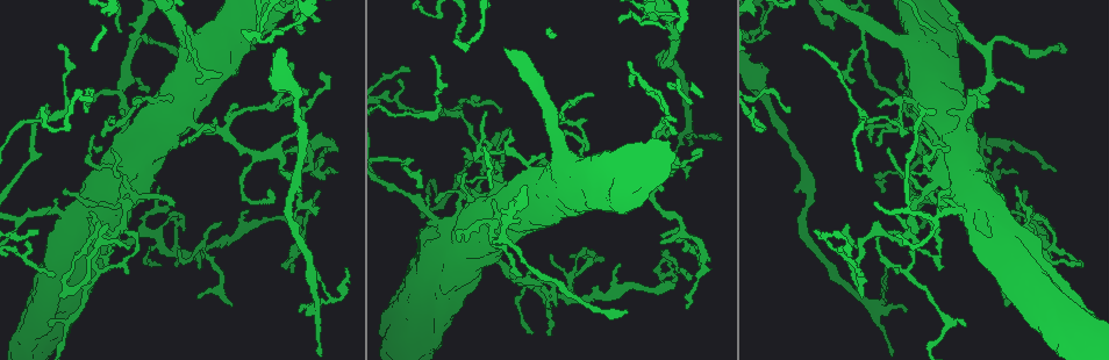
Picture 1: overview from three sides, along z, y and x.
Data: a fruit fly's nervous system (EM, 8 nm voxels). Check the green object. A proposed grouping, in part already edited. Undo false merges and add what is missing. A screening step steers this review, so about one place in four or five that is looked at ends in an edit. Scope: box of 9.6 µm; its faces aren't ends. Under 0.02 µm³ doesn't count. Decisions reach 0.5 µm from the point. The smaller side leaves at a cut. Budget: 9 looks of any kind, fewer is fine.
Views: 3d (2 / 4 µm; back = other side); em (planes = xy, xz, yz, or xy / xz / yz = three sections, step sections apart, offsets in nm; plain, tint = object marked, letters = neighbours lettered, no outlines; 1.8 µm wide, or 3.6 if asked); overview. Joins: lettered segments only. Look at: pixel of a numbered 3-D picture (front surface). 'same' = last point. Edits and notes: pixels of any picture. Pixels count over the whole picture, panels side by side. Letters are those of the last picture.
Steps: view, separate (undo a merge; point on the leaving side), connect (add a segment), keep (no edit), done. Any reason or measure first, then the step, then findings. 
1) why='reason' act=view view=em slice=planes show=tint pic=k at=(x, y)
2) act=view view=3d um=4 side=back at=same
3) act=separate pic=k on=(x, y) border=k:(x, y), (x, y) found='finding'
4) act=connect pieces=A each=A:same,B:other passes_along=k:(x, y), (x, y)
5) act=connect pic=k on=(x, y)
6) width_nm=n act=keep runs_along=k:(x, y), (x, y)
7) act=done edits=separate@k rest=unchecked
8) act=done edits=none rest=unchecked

why='four or more arms meet' act=view view=em um=3.6 slice=planes show=letters pic=1 at=(222, 128)

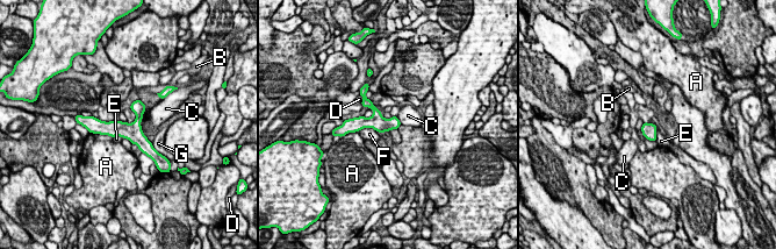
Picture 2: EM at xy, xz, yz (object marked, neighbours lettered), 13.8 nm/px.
width_nm=200 act=keep each=A:other,B:other,C:other,D:other,E:other,F:other,G:other border=2:(656, 129), (656, 139), (654, 141) found='all the same cell'

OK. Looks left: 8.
why='abrupt turn' act=view view=em slice=planes show=letters pic=1 at=(316, 304)

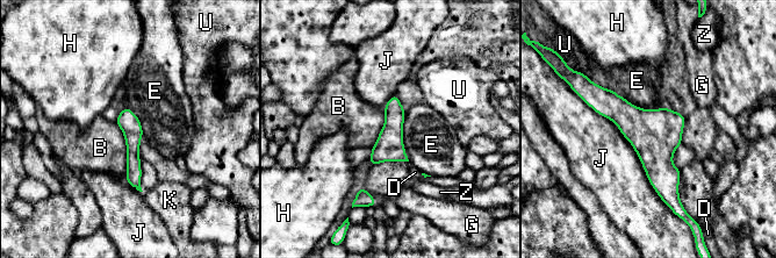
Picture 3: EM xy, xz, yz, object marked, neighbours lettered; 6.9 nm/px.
act=keep each=B:other,D:other,E:other,G:other,H:other,J:other,K:other,U:other,Z:other border=3:(114, 121), (126, 145), (124, 176) found='one cell here'

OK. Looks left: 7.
why='closes a loop' act=view view=3d um=4 pic=1 at=(436, 221)

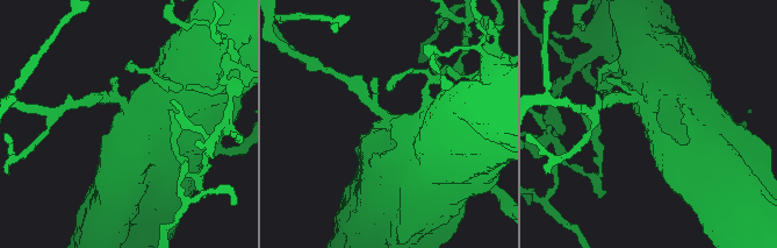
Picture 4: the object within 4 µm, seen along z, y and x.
why='need the tissue' act=view view=em slice=planes show=letters pic=4 at=(130, 108)

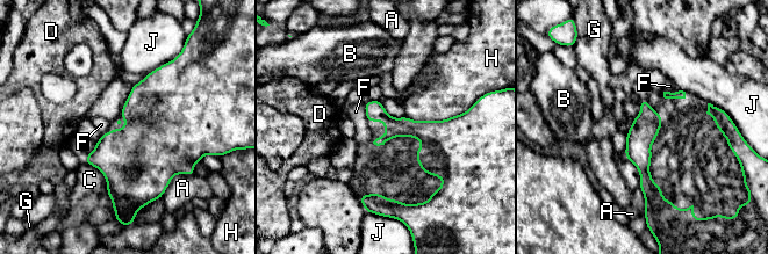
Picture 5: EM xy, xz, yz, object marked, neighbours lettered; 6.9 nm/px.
act=keep each=A:other,B:other,C:other,D:other,F:other,G:other,H:other,J:other runs_along=5:(644, 102), (643, 167), (652, 196) found='continuous, no second cell'

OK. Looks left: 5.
why='calibre changes' act=view view=3d um=4 pic=1 at=(125, 134)

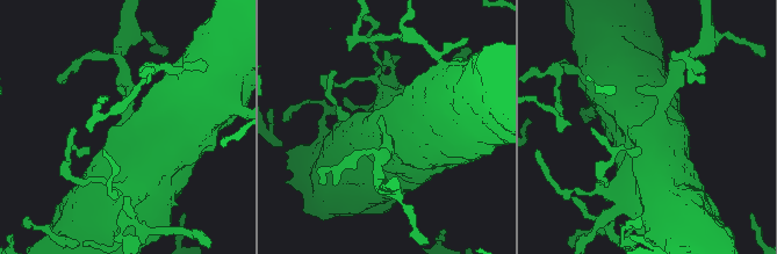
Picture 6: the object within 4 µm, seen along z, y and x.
act=view view=em slice=xy step=16 show=tint pic=6 at=(394, 137)

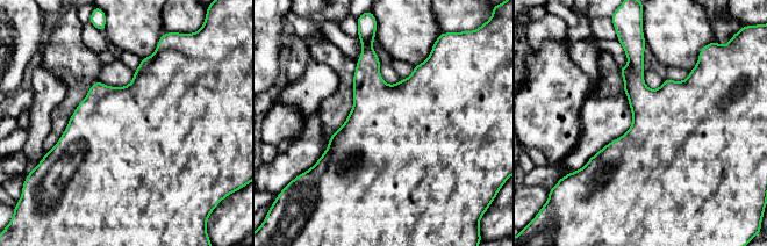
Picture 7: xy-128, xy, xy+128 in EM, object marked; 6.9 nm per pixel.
act=view view=em slice=planes show=letters at=same

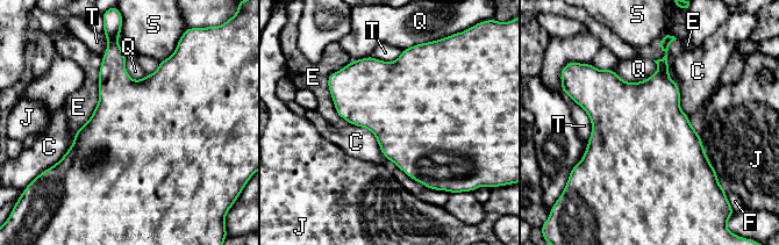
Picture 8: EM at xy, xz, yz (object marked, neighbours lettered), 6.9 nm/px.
act=keep each=C:other,E:other,F:other,J:other,Q:other,S:other,T:other border=8:(350, 123), (366, 128), (386, 159) found='all the same cell'

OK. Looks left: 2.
act=done edits=none rest=unchecked

